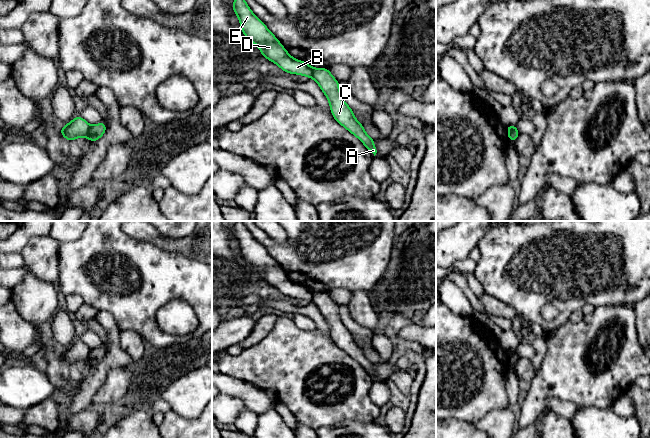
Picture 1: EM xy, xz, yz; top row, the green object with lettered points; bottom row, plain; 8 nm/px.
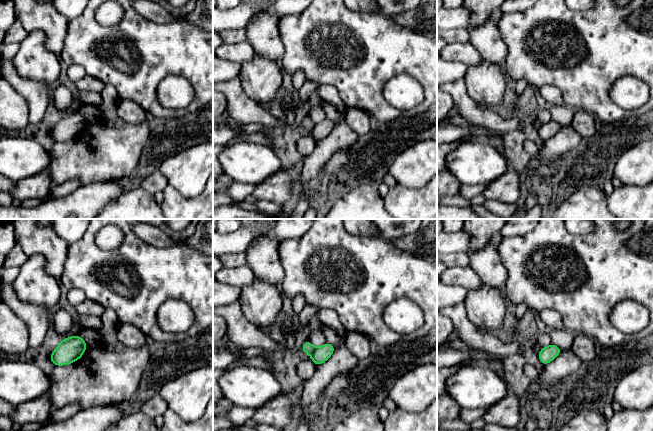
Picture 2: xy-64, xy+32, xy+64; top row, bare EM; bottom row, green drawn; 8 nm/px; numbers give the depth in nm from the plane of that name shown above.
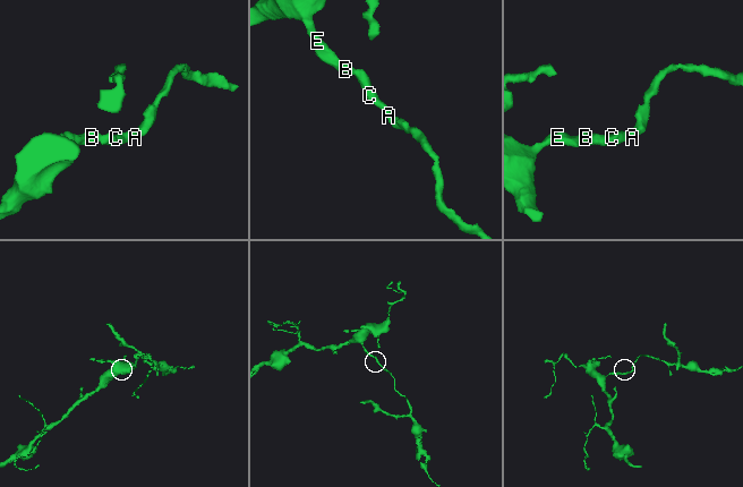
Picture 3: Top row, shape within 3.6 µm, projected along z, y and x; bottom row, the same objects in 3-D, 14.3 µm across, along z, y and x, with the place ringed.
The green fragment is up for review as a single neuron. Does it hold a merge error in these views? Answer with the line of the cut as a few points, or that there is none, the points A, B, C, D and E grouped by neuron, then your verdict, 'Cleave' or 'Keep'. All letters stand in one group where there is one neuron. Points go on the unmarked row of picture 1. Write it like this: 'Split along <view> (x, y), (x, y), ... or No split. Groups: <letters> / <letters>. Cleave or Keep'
Split along xy (90, 350), (86, 359). Groups: A C / B D E. Cleave

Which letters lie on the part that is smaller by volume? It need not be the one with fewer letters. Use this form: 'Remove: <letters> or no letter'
Remove: A, C

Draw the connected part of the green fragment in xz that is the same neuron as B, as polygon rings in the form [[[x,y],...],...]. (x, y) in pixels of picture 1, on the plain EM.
[[[237,221],[232,230],[244,260],[259,271],[262,280],[277,288],[286,297],[312,302],[313,292],[288,278],[266,249],[253,238],[243,221]]]

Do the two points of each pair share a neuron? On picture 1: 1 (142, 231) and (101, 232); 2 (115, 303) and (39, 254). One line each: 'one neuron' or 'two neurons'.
1: two neurons
2: two neurons

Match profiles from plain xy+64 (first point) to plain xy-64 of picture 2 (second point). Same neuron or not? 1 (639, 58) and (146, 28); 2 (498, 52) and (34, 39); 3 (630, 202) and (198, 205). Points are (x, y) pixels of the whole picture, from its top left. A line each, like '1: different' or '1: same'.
1: same
2: different
3: same

